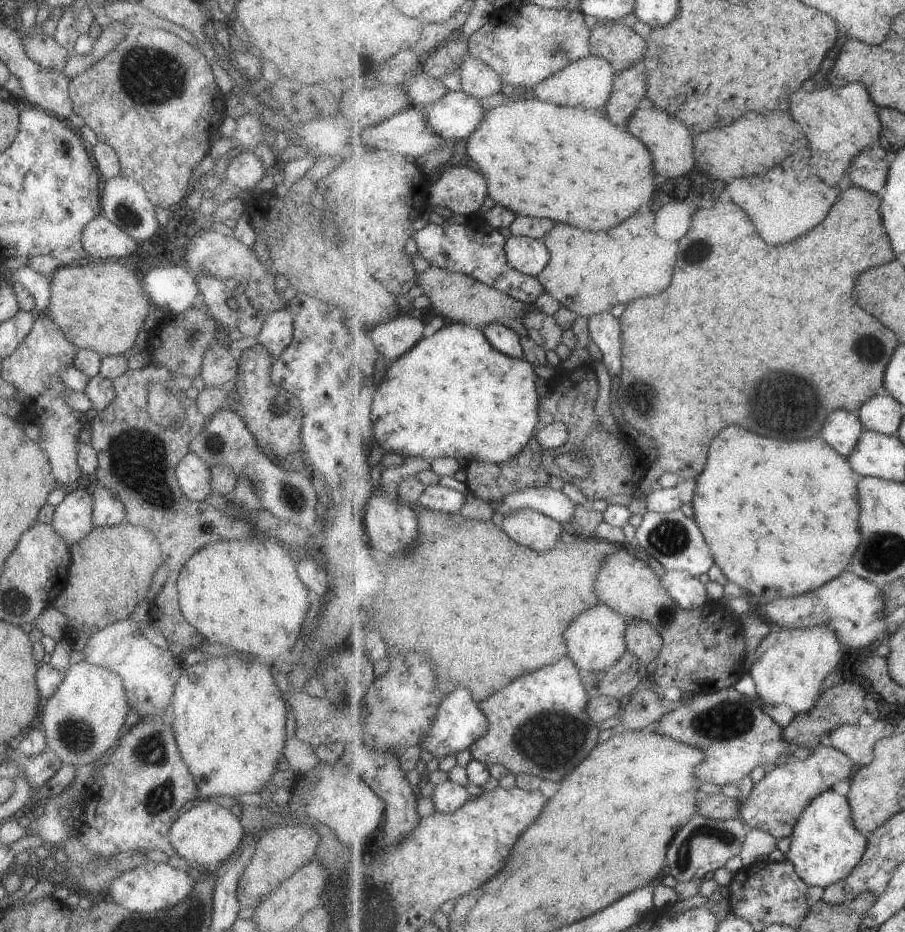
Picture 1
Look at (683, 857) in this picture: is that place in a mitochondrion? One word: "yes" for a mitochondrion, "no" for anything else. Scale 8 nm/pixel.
yes

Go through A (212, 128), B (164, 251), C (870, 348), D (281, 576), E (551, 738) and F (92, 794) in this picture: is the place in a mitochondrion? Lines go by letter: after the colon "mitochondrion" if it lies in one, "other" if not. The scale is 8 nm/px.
A: other
B: other
C: mitochondrion
D: other
E: mitochondrion
F: other

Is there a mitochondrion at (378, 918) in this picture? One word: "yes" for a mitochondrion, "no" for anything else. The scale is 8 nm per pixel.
yes

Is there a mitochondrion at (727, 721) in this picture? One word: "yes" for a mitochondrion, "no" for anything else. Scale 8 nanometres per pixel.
yes

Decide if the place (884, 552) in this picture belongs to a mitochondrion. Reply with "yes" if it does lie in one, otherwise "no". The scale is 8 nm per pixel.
yes

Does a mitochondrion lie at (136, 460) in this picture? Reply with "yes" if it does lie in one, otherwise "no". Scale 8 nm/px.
yes

